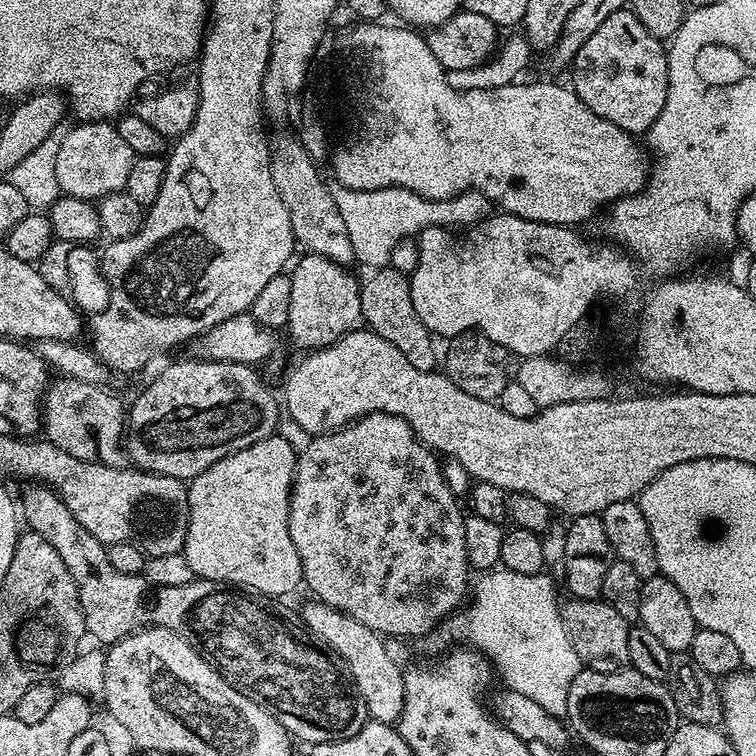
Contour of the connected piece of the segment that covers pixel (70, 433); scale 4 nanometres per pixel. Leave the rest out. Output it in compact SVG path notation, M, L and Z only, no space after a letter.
M56 378L49 383L42 401L42 432L48 443L66 450L74 458L121 467L126 460L122 429L126 424L126 404L107 387L90 382Z

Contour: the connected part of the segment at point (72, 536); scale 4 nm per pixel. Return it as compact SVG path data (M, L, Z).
M39 482L25 488L28 489L24 497L18 500L23 523L24 520L28 523L27 531L46 538L58 550L58 558L62 558L66 570L70 570L89 637L111 646L141 628L165 628L187 641L193 639L193 632L198 644L208 644L208 659L227 679L267 705L289 736L297 741L305 740L308 746L345 740L369 723L364 701L344 689L335 663L331 659L320 660L316 649L304 652L300 644L292 644L264 612L256 612L252 604L240 604L232 596L212 596L212 600L204 600L196 608L196 621L192 624L186 612L184 586L155 589L144 581L143 575L132 577L114 570L106 545L70 514L63 496Z

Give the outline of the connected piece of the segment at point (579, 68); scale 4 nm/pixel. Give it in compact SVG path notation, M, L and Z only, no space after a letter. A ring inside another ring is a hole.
M630 10L610 14L610 18L606 18L606 22L602 22L602 26L594 30L594 34L590 34L590 39L582 46L582 50L578 50L572 61L570 71L570 84L576 96L586 102L586 106L590 106L594 114L606 118L606 122L614 122L614 126L627 132L647 133L648 128L654 126L658 114L662 114L662 106L666 106L668 53L662 41L654 38L654 34L650 34L650 30L646 30L646 26L642 26L642 22L638 22L638 18Z

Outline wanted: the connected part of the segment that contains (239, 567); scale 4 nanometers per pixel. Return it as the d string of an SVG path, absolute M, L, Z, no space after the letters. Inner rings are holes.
M277 434L266 437L262 442L254 442L254 446L246 446L246 450L238 450L202 470L188 484L188 505L190 506L190 522L188 523L188 533L184 543L184 557L190 562L190 570L196 572L201 580L216 580L220 584L235 586L241 590L247 590L252 594L270 596L273 598L288 598L292 591L302 584L302 566L298 558L298 550L294 550L294 542L290 542L290 526L288 525L288 500L292 496L292 479L296 473L296 458L298 453L291 448L290 443L283 440Z

